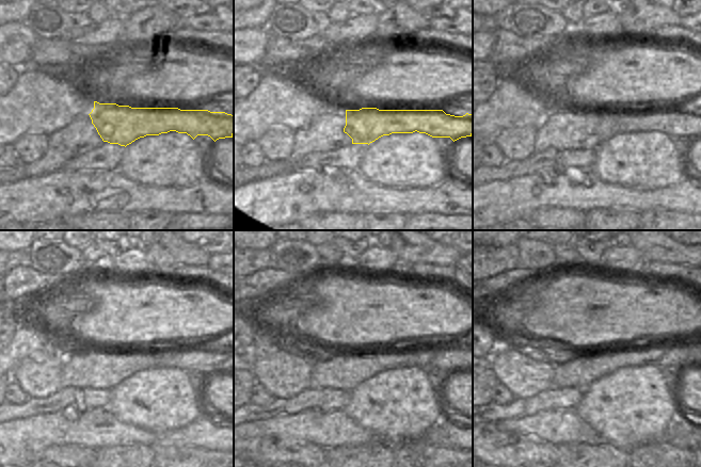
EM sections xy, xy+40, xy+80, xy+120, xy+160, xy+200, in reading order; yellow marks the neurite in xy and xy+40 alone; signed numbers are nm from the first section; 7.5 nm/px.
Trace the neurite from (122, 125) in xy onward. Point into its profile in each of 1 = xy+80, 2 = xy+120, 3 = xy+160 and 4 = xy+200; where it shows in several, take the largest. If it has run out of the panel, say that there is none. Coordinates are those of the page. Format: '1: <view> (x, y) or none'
1: xy+80 (669, 122)
2: xy+120 (195, 358)
3: xy+160 (445, 361)
4: xy+200 (689, 358)

